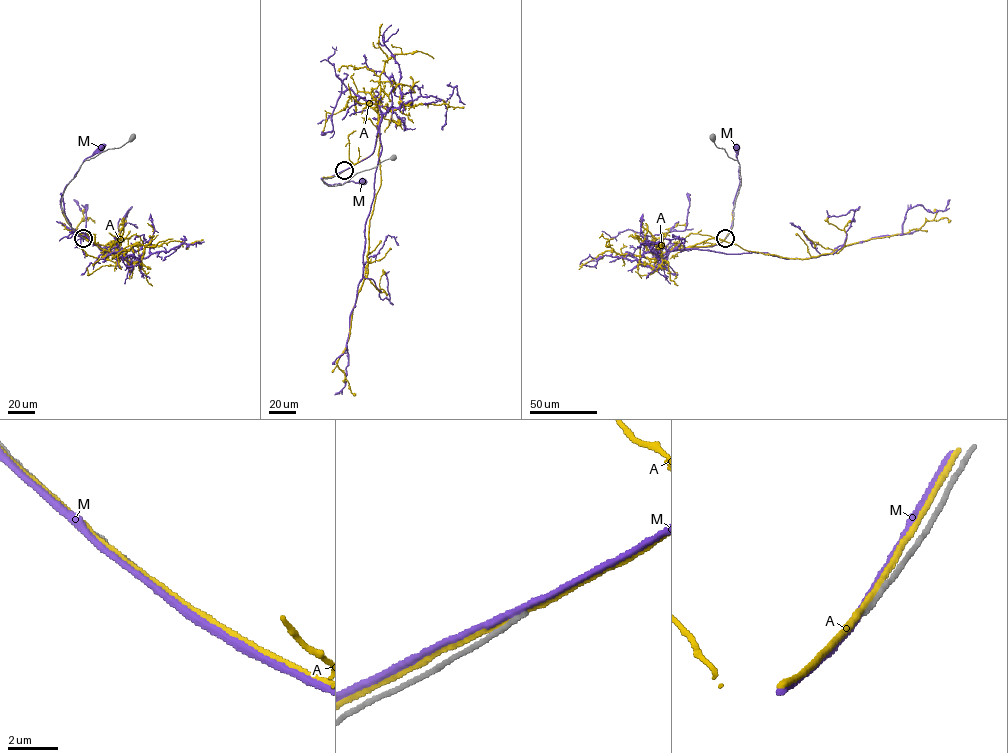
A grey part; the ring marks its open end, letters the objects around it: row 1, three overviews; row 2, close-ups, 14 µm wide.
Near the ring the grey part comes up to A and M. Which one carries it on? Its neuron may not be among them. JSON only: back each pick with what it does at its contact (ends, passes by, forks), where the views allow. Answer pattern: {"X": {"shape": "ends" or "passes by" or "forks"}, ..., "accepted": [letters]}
{"accepted": []}

